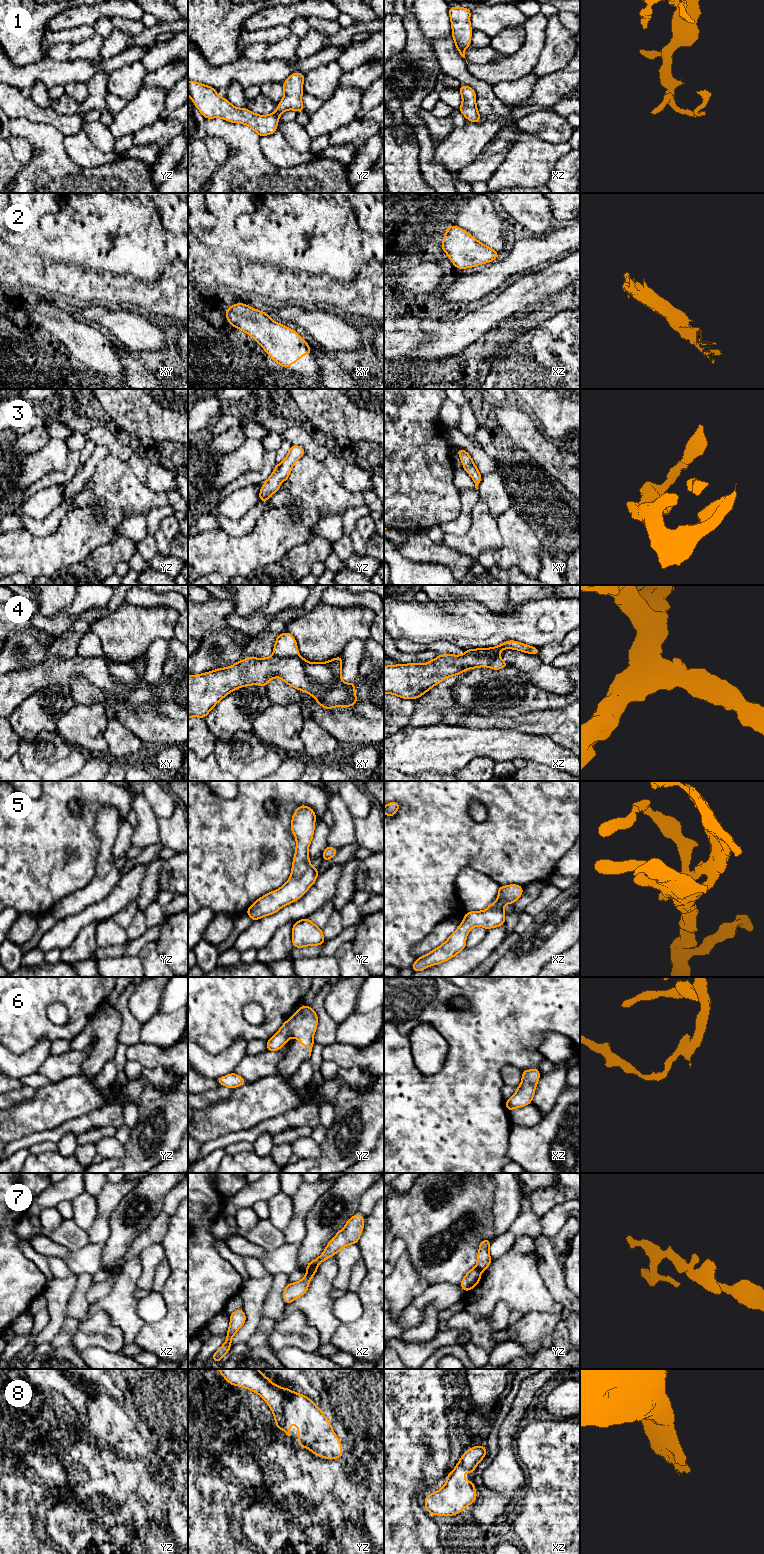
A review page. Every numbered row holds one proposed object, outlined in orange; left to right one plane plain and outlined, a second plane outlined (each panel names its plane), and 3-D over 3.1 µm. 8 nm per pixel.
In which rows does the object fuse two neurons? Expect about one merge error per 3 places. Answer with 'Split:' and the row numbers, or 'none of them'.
Split: 4, 7

